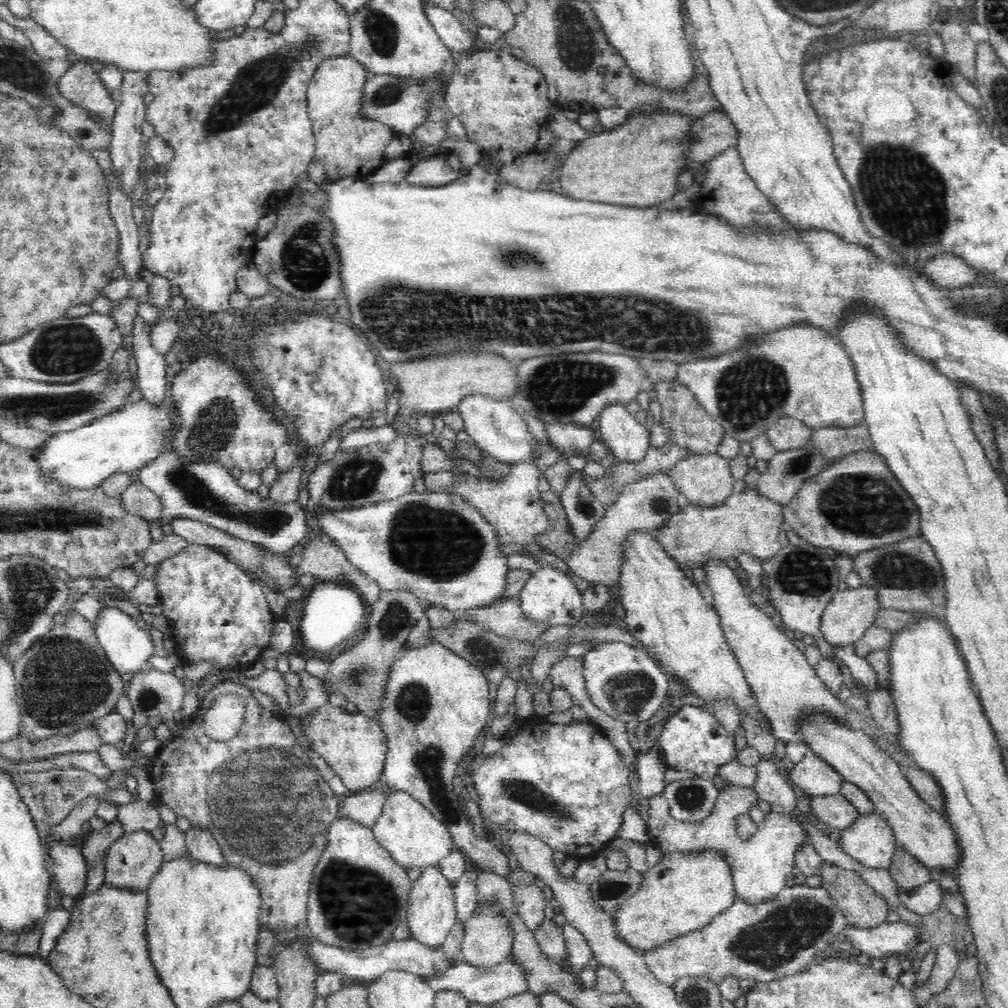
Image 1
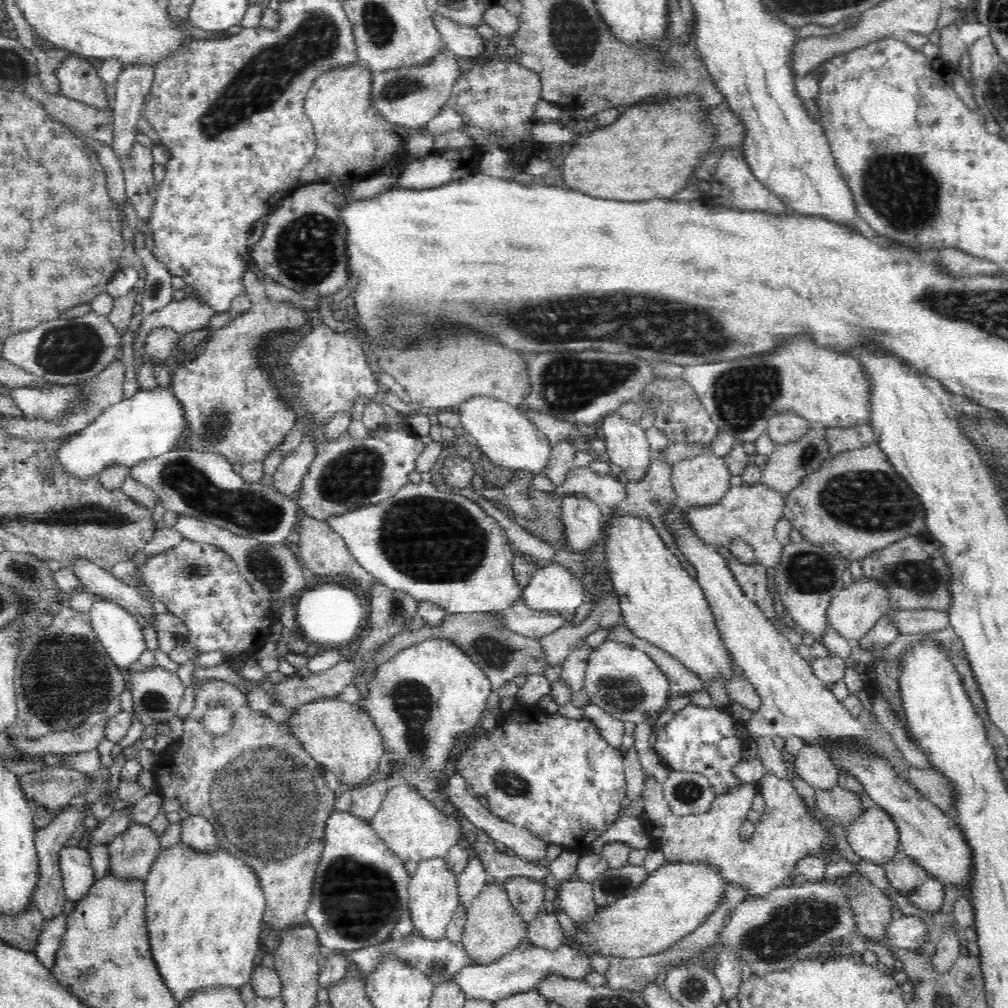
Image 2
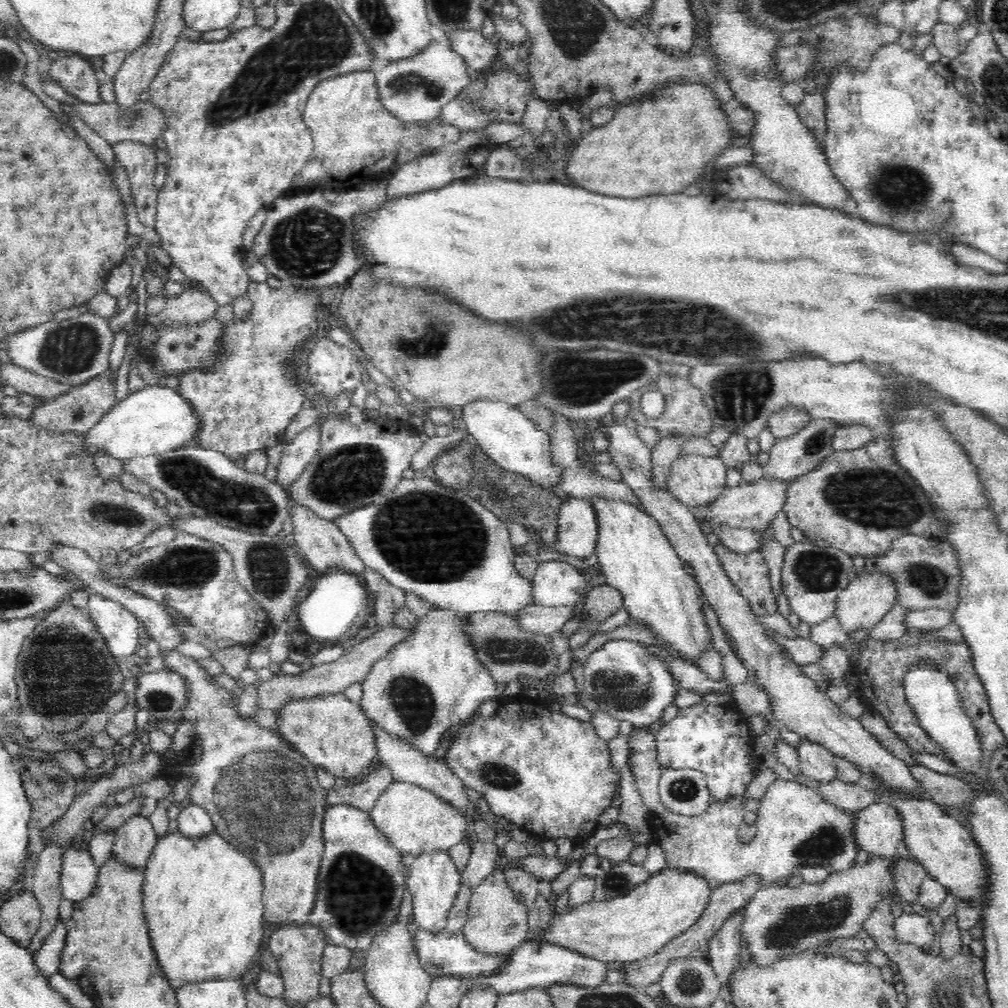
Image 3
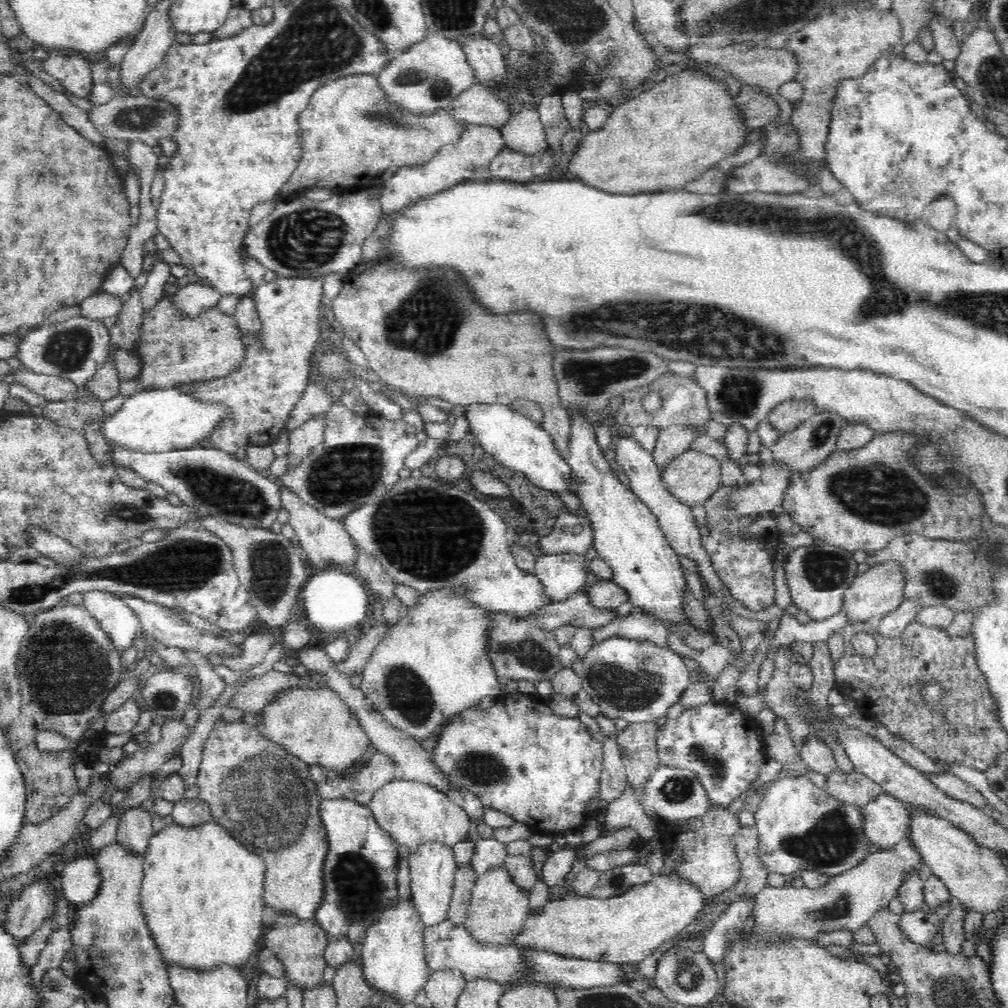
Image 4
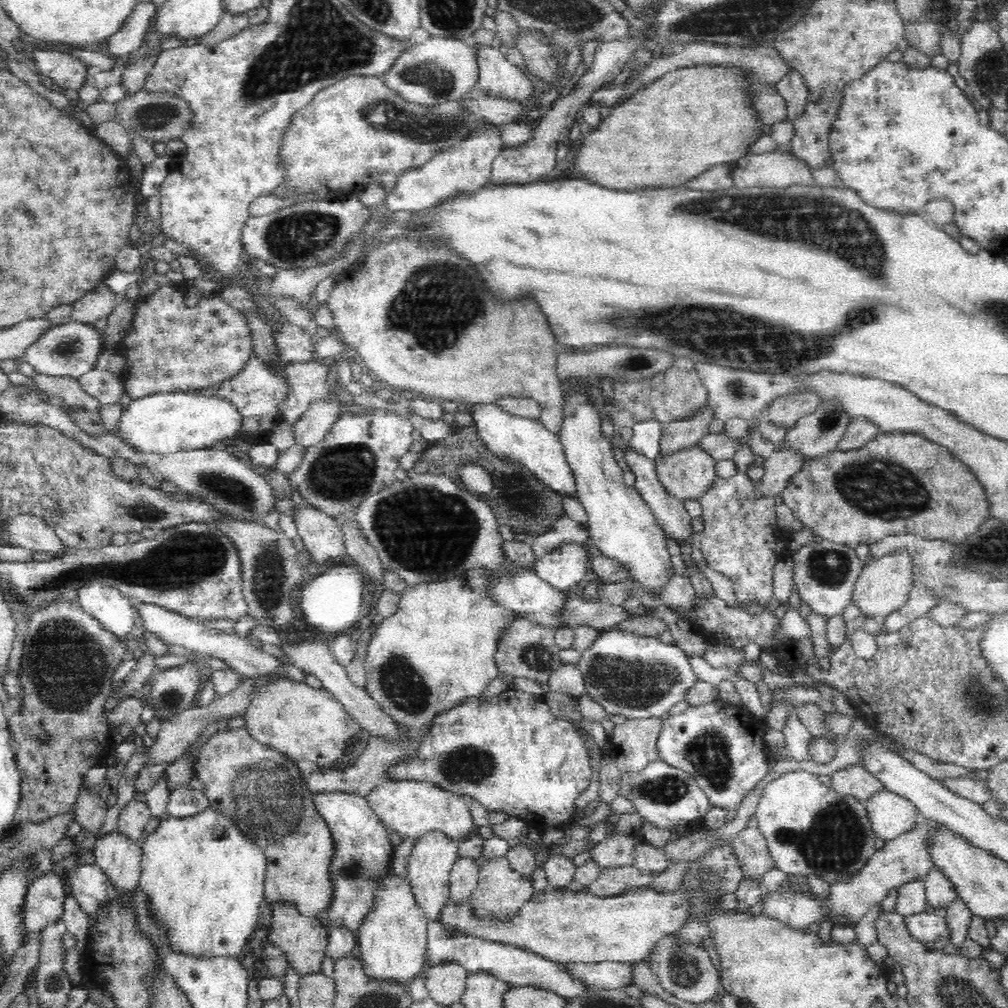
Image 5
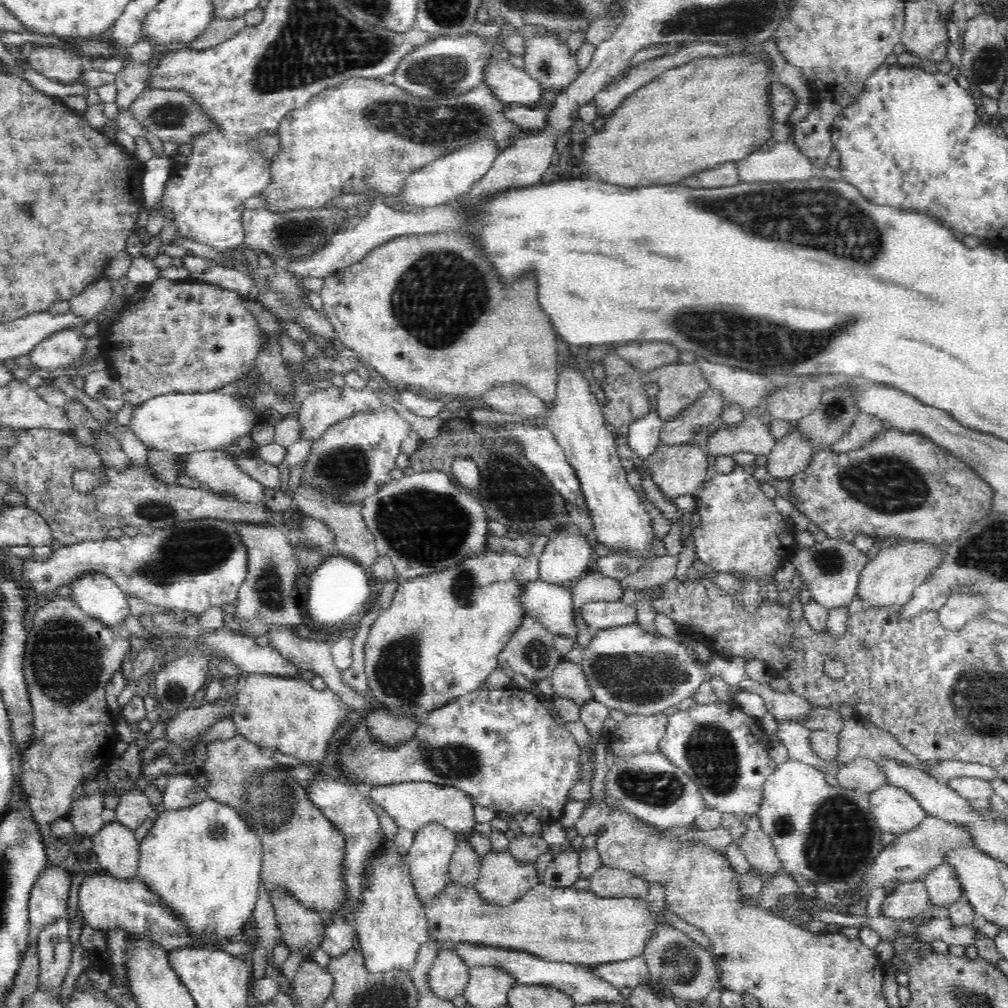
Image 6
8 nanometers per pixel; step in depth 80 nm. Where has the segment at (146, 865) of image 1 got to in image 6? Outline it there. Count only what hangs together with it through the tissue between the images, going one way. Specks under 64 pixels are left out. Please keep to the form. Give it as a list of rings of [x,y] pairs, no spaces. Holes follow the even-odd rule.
[[[144,786],[142,788],[128,788],[119,797],[116,820],[133,831],[140,826],[148,813],[152,810],[152,801],[146,795]]]

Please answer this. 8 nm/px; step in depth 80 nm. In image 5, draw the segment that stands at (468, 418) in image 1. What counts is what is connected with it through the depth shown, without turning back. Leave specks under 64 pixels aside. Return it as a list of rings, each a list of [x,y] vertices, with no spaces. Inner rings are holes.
[[[495,402],[473,404],[470,413],[480,437],[492,452],[522,461],[548,487],[563,496],[578,498],[576,479],[565,457],[562,443],[556,433],[545,427],[542,419],[514,416],[502,410]]]

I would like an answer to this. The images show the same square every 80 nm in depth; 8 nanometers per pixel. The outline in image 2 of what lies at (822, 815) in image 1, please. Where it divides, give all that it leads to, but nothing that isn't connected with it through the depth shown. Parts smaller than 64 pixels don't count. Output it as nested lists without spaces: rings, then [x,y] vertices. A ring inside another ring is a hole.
[[[838,785],[830,790],[816,790],[815,797],[818,809],[842,825],[849,825],[864,810],[875,806],[868,795],[860,797],[856,793],[841,789]]]

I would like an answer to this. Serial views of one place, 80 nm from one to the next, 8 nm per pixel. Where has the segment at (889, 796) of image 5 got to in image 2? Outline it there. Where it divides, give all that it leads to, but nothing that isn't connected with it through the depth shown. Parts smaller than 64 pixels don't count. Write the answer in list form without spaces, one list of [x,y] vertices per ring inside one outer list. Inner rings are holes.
[[[878,806],[864,810],[848,825],[846,840],[856,855],[878,866],[890,862],[900,849],[896,823]]]

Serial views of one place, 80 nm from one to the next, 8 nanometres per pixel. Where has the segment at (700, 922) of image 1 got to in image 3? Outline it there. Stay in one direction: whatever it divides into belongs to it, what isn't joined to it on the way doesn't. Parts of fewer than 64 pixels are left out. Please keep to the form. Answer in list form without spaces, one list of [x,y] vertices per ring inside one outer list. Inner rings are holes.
[[[668,866],[651,875],[646,882],[637,884],[627,895],[620,898],[600,902],[593,900],[577,907],[570,906],[565,915],[552,915],[546,930],[535,940],[563,946],[602,962],[634,962],[658,954],[666,944],[694,926],[706,910],[710,895],[714,892],[716,890],[707,884],[705,878]]]

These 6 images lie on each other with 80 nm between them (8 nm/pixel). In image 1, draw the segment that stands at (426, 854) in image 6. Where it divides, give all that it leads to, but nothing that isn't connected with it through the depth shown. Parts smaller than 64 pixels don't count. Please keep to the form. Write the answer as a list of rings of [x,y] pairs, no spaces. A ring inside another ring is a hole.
[[[426,867],[419,879],[413,883],[409,894],[409,909],[407,910],[407,925],[410,937],[429,949],[441,947],[455,925],[456,911],[454,904],[453,884],[441,873],[441,867]]]

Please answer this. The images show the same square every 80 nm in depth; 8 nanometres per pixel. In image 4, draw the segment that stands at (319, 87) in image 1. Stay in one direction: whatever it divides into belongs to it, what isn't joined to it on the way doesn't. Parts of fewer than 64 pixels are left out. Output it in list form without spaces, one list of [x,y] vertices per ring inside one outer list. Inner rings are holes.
[[[354,74],[328,82],[314,92],[308,107],[298,116],[297,144],[300,146],[298,166],[281,186],[281,199],[299,196],[312,188],[328,188],[333,194],[348,193],[380,187],[399,169],[427,164],[444,144],[458,142],[467,130],[451,108],[444,107],[432,114],[413,114],[410,109],[399,108],[387,100],[386,91],[374,74]]]

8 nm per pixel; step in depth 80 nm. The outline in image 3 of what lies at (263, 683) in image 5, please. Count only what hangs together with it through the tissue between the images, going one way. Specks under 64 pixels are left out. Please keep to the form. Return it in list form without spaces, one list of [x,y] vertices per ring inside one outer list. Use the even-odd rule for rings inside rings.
[[[343,693],[321,694],[309,699],[293,699],[280,710],[280,722],[277,722],[276,715],[276,723],[280,724],[278,732],[282,736],[282,742],[293,746],[312,764],[331,772],[339,784],[355,782],[364,777],[370,772],[378,758],[373,723],[362,711],[361,704],[350,702]]]

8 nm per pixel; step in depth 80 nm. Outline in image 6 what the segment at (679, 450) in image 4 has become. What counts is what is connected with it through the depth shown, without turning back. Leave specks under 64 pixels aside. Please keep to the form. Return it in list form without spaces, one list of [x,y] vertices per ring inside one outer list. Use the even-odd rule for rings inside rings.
[[[709,385],[677,417],[665,421],[659,434],[660,443],[670,446],[689,443],[695,428],[706,428],[714,420],[721,418],[723,407],[722,389]]]

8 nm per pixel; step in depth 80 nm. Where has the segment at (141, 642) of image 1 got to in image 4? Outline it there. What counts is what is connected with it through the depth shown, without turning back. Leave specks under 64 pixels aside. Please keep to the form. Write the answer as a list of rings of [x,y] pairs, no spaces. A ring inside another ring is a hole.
[[[100,589],[83,593],[83,606],[111,637],[117,650],[123,652],[133,646],[133,639],[139,636],[141,626],[138,616],[122,596]]]

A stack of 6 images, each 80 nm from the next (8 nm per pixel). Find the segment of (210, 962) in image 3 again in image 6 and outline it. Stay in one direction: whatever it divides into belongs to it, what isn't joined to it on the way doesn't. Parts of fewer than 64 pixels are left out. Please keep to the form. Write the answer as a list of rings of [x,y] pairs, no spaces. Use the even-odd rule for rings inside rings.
[[[206,795],[200,802],[184,808],[164,808],[153,827],[139,843],[138,878],[162,897],[162,903],[182,913],[190,931],[212,937],[212,944],[203,948],[215,949],[215,942],[234,933],[244,932],[246,922],[256,902],[261,876],[262,838],[254,825],[244,819],[230,803]]]

